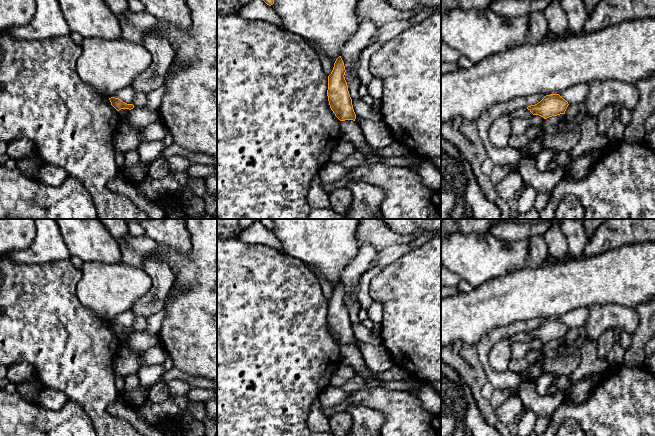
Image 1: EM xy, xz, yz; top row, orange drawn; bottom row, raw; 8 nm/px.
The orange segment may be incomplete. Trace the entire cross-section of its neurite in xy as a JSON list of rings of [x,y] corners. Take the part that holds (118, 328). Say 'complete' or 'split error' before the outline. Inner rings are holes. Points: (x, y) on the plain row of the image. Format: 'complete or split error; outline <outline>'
complete; outline [[[111,321],[109,322],[111,329],[117,334],[121,334],[121,333],[133,333],[134,329],[133,328],[127,328],[125,326],[123,326],[122,324],[115,322],[115,321]]]

